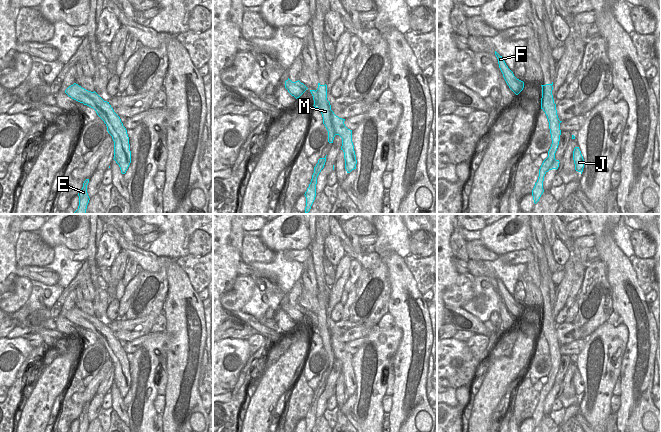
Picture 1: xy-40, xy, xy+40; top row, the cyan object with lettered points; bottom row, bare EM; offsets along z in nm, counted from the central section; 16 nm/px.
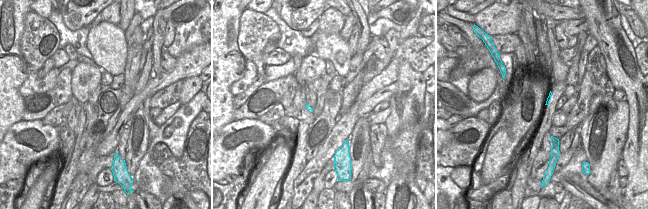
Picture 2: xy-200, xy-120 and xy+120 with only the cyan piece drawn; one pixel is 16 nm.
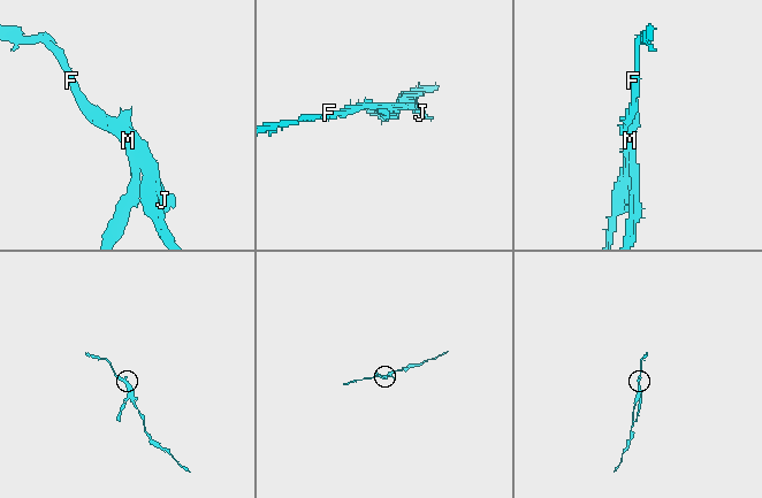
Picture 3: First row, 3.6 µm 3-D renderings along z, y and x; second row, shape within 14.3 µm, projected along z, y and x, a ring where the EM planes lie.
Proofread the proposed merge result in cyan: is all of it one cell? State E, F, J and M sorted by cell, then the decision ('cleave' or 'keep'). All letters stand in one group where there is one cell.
E M / F J; cleave

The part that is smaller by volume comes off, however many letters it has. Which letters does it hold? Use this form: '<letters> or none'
E, M

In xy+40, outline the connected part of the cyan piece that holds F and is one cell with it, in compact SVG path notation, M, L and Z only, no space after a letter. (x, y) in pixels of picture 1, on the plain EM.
M496 275L495 279L498 283L499 292L507 309L516 319L518 319L524 312L524 306L514 300L513 296L508 292L502 280L500 280Z

